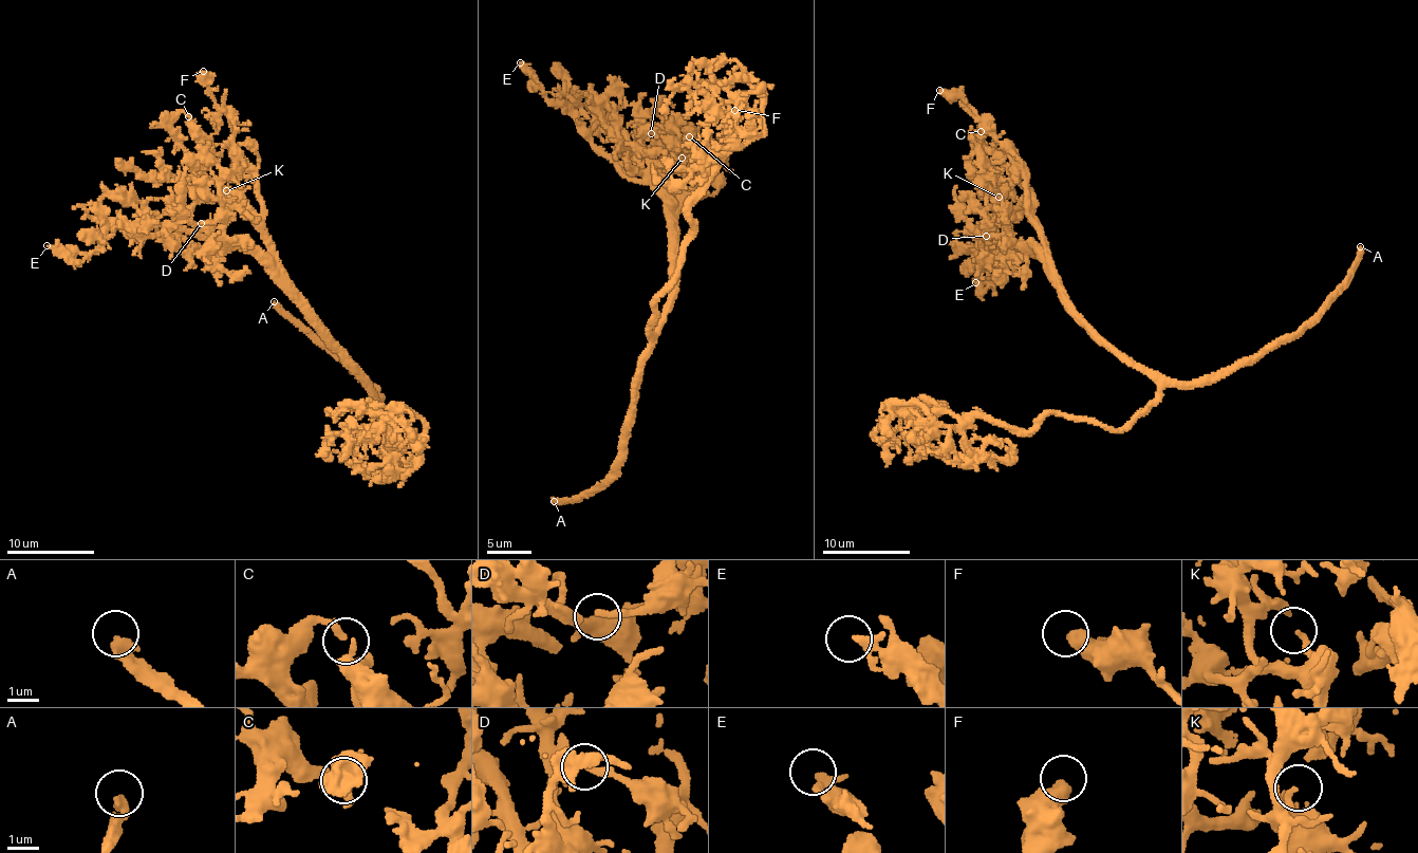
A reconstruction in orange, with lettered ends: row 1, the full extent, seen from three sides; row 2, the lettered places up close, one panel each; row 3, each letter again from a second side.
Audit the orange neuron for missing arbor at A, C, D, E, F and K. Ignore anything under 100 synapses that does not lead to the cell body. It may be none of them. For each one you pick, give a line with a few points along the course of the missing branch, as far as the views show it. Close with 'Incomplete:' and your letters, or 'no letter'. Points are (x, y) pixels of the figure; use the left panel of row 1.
Incomplete: A

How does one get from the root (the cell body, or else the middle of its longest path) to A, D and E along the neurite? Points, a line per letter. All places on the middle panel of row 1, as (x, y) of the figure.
A: (667, 302), (660, 329), (641, 369), (632, 421), (608, 477), (574, 499), (561, 504), (554, 501)
D: (667, 302), (679, 265), (674, 238), (678, 230), (654, 167), (669, 162), (677, 145), (651, 133)
E: (667, 302), (678, 271), (679, 230), (660, 196), (624, 177), (520, 62)

